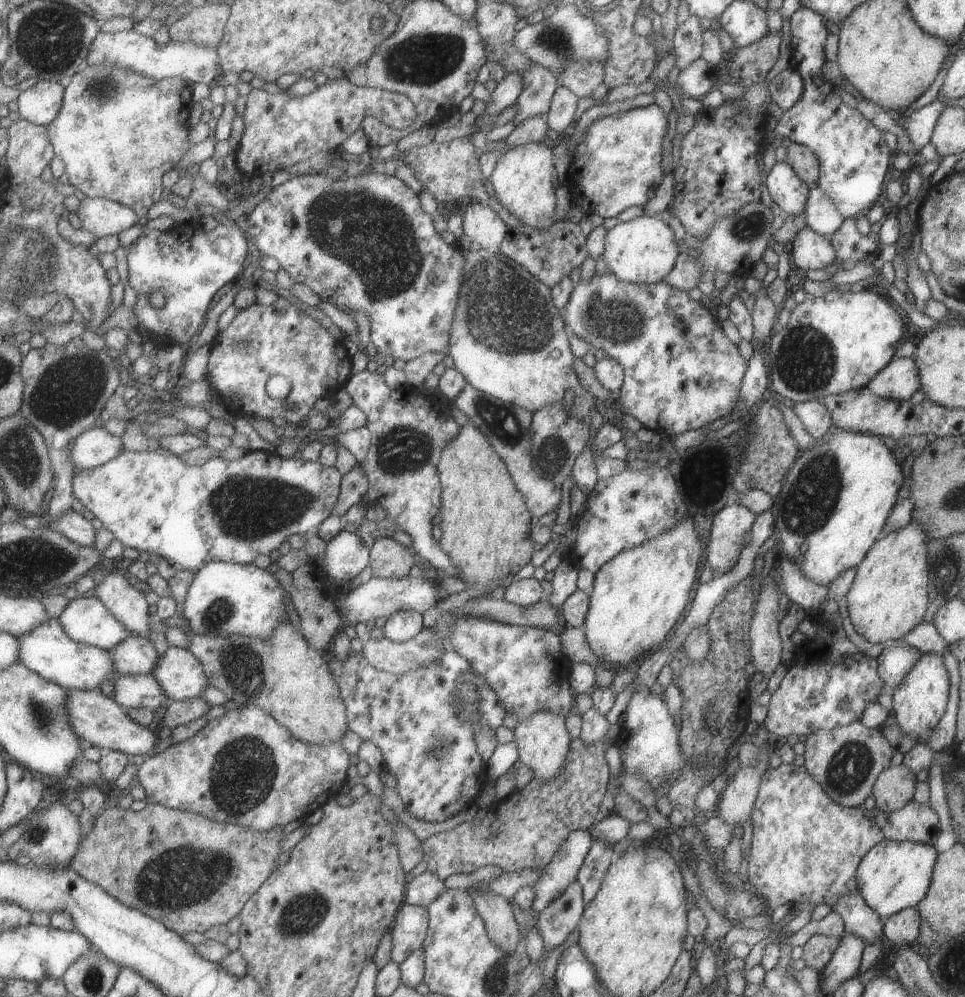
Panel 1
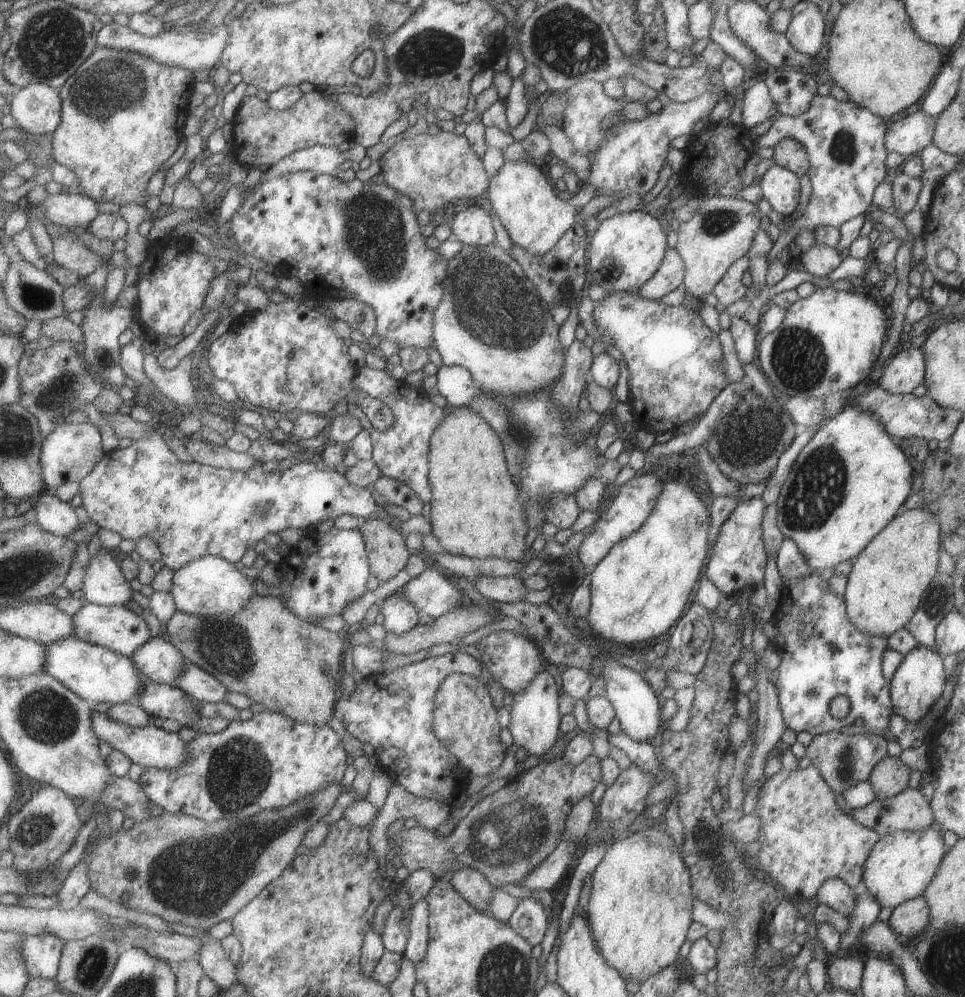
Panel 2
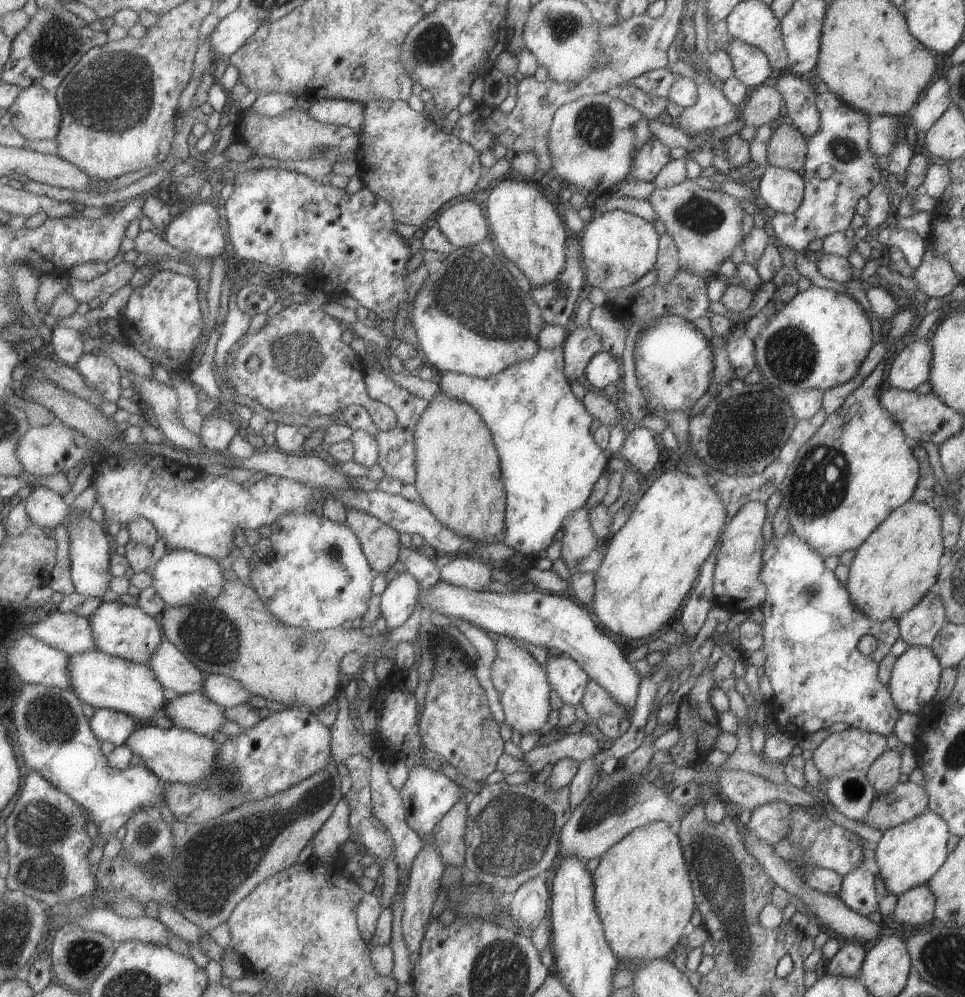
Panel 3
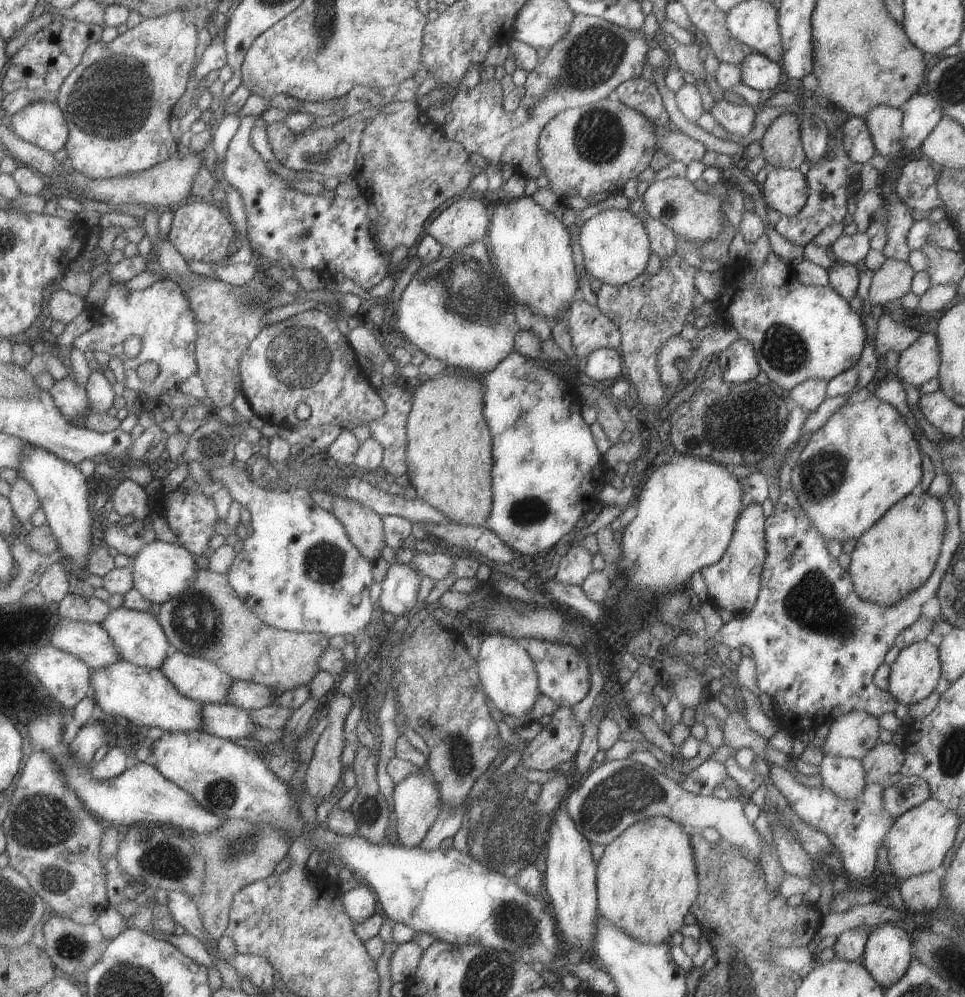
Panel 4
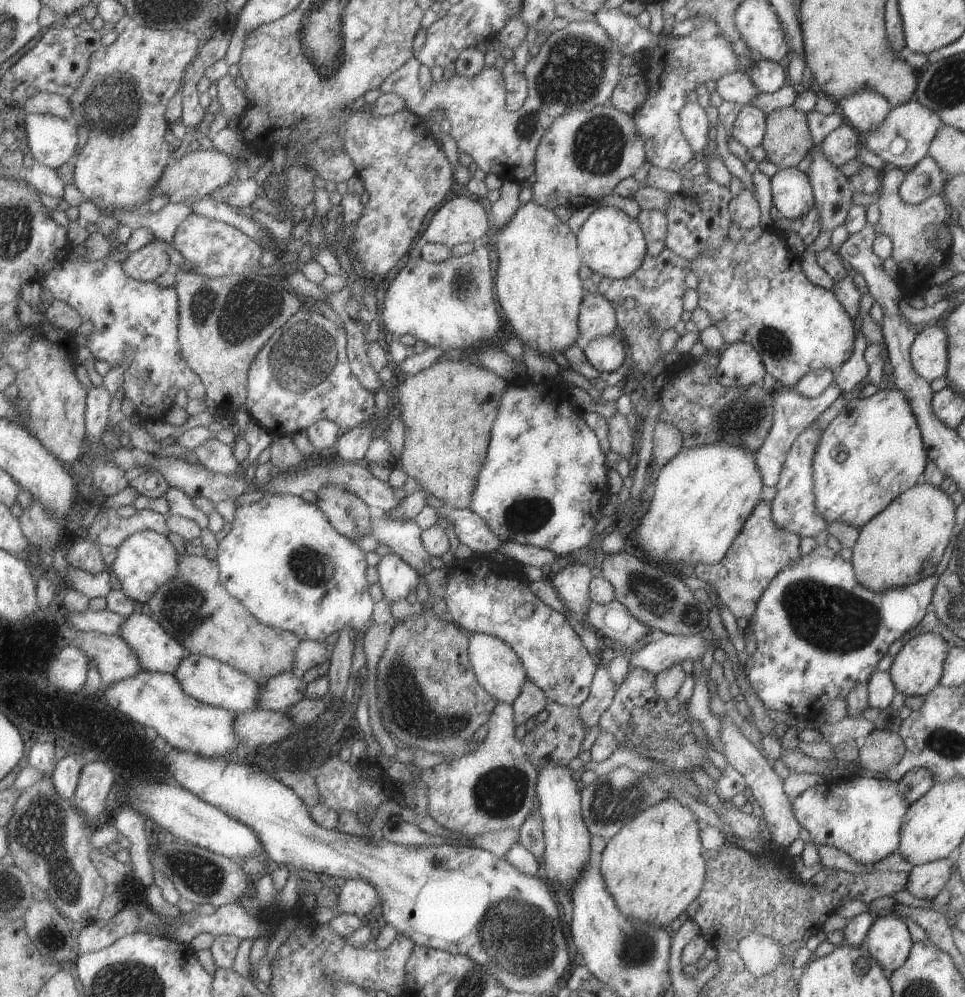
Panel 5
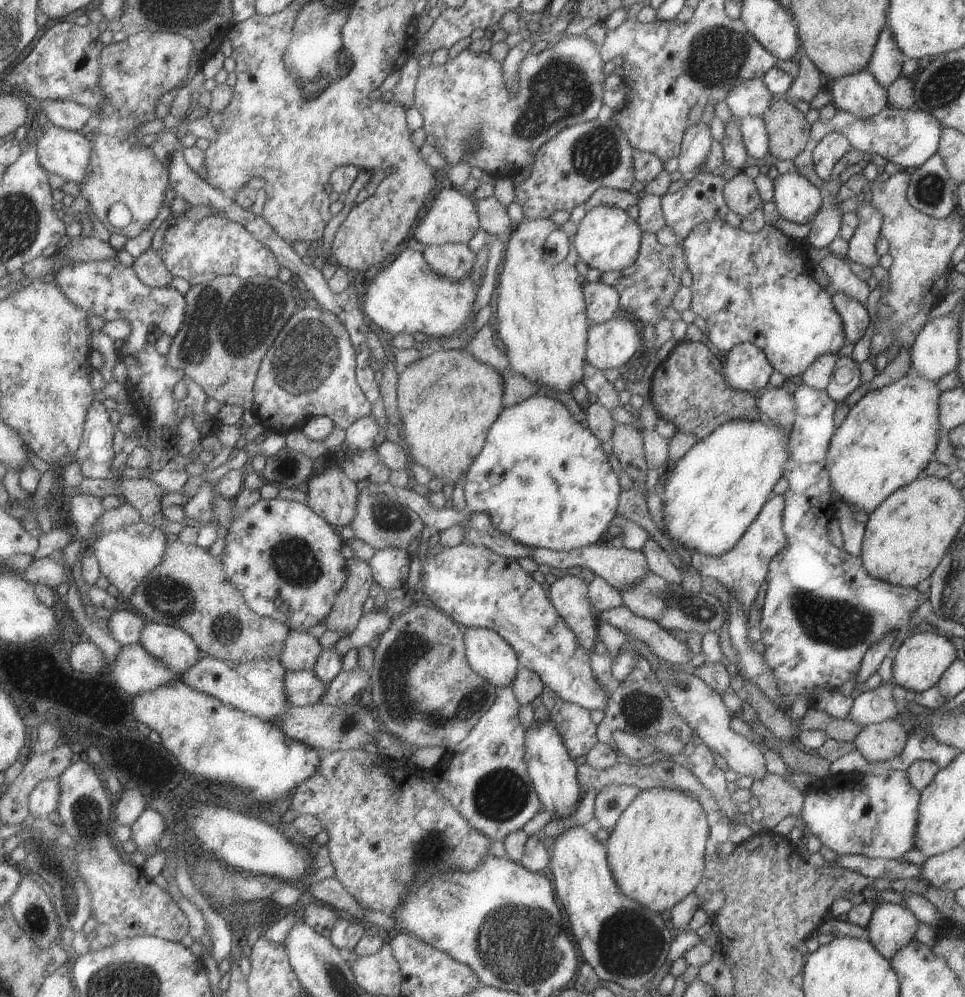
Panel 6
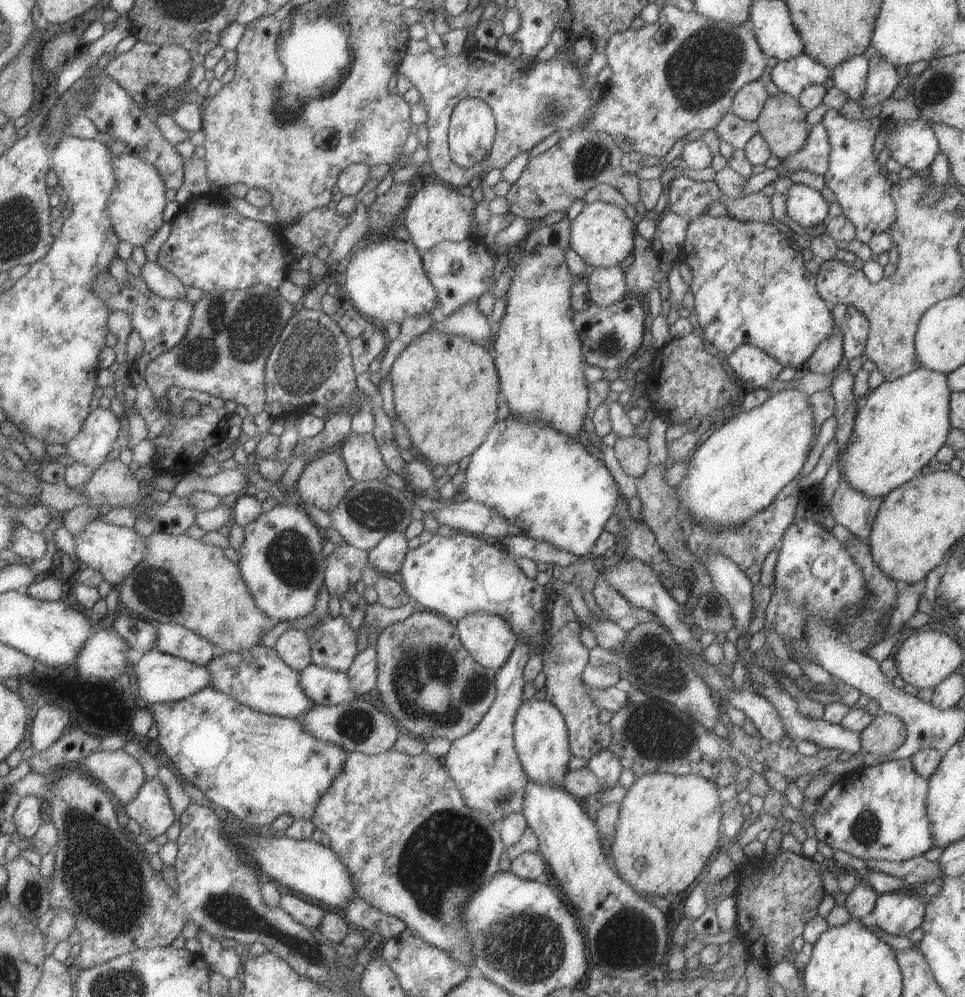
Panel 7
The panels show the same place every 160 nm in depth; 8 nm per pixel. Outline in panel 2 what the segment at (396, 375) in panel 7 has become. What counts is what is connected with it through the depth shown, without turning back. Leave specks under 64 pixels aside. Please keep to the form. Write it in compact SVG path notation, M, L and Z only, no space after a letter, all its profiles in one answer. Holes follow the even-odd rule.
M457 407L432 432L428 448L428 484L431 486L429 523L432 536L443 550L458 557L505 559L521 563L525 556L526 516L493 429L467 407Z

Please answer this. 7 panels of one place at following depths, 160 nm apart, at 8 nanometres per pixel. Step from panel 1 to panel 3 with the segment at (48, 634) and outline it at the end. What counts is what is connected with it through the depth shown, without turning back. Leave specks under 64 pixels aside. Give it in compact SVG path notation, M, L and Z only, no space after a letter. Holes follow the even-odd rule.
M95 649L71 656L68 666L72 678L72 688L95 709L115 709L126 712L144 724L162 715L163 709L177 695L174 690L165 688L156 672L145 663L134 663L123 657L111 656Z

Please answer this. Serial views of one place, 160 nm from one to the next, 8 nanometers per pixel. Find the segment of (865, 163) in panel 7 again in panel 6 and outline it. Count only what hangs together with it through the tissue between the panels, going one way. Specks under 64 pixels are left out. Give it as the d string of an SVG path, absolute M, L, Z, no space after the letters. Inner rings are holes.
M863 195L853 198L859 203L859 208L855 211L858 216L858 225L847 241L845 258L849 263L857 262L861 266L871 268L878 265L879 257L875 252L875 243L880 235L882 214L877 212L870 202L863 201L862 197Z

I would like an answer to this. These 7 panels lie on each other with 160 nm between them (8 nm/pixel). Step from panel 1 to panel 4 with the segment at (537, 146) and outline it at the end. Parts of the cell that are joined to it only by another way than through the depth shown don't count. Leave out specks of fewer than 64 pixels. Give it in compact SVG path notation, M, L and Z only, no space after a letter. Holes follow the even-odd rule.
M523 196L517 200L492 200L493 214L489 222L487 236L484 241L489 242L491 252L495 258L497 270L501 282L510 294L510 303L517 303L527 307L532 313L540 315L548 322L553 321L561 308L569 308L571 303L579 297L578 280L575 275L575 266L572 259L569 232L563 227L551 212L547 212L539 204L535 204L530 196Z

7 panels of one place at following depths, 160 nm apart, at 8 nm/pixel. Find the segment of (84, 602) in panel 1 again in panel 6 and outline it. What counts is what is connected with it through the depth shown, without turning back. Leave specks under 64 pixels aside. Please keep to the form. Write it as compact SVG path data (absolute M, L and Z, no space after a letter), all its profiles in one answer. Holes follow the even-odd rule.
M151 620L145 625L140 643L177 673L187 672L203 654L188 632Z

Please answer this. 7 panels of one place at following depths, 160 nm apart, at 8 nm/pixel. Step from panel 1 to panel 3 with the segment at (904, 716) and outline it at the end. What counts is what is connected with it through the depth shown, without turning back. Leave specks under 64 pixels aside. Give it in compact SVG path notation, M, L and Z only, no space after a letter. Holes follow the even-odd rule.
M913 645L894 660L890 672L888 691L895 708L900 713L919 714L925 705L931 705L931 700L940 681L942 666L930 647Z

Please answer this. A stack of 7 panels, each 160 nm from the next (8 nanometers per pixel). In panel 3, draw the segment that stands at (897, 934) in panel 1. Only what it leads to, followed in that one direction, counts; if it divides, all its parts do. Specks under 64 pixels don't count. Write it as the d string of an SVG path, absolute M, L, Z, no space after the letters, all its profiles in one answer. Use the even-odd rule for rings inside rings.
M926 884L910 888L897 897L892 912L894 921L907 926L934 923L934 902L934 896Z

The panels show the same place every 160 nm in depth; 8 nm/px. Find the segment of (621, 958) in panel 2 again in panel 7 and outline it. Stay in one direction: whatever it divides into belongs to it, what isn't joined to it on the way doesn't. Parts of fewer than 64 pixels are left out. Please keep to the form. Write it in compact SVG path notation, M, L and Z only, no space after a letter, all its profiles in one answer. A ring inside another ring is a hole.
M645 773L635 778L620 801L617 826L607 843L616 873L636 893L676 899L702 872L707 859L716 850L721 831L720 802L716 786L695 775Z

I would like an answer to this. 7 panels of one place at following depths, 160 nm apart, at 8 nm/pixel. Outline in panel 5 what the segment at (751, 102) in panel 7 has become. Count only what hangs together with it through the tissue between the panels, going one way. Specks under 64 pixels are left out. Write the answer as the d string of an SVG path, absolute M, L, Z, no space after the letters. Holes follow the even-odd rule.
M733 71L716 80L716 91L723 101L736 102L743 106L748 104L755 93L758 93L750 82L751 79L746 71Z

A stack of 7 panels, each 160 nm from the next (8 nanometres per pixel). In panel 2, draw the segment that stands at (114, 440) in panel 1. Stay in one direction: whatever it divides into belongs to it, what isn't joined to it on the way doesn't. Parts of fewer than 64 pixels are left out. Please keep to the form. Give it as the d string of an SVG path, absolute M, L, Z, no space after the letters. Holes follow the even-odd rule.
M63 423L46 439L42 448L42 469L44 480L50 491L65 482L81 482L105 458L101 430L86 423Z

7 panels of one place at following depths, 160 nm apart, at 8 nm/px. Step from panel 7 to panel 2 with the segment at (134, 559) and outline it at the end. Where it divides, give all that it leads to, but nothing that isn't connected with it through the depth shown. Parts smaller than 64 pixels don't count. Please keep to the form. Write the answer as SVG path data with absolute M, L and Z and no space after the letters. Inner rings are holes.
M217 555L191 561L179 571L175 571L174 587L171 591L179 611L206 617L238 615L246 609L259 592L255 582L241 572L235 563Z

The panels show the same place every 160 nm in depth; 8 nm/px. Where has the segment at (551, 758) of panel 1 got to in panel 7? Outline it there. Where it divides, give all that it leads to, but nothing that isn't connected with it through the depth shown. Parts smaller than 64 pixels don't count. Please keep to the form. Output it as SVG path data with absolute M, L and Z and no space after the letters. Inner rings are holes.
M469 613L454 622L465 650L481 666L497 672L516 645L515 635L498 616Z

